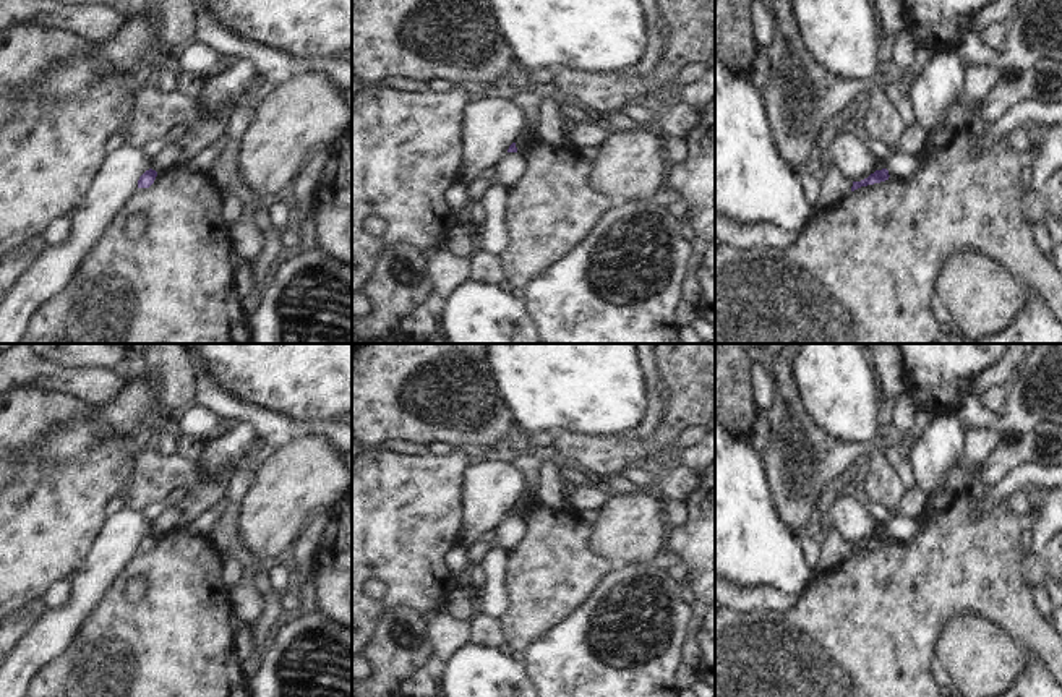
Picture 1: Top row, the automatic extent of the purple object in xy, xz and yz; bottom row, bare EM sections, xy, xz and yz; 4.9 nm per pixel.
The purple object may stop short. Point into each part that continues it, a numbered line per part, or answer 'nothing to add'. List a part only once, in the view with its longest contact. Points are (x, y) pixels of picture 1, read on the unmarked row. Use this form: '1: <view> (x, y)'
nothing to add.

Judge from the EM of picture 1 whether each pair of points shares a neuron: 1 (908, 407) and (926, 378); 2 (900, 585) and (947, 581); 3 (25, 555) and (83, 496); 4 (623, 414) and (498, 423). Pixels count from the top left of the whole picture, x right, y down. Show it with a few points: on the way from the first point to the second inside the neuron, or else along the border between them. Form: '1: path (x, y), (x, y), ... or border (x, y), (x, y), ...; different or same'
1: border (907, 391), (920, 407); different
2: path (912, 582), (936, 581); same
3: path (39, 540), (68, 511); same
4: border (496, 388), (516, 428); different

